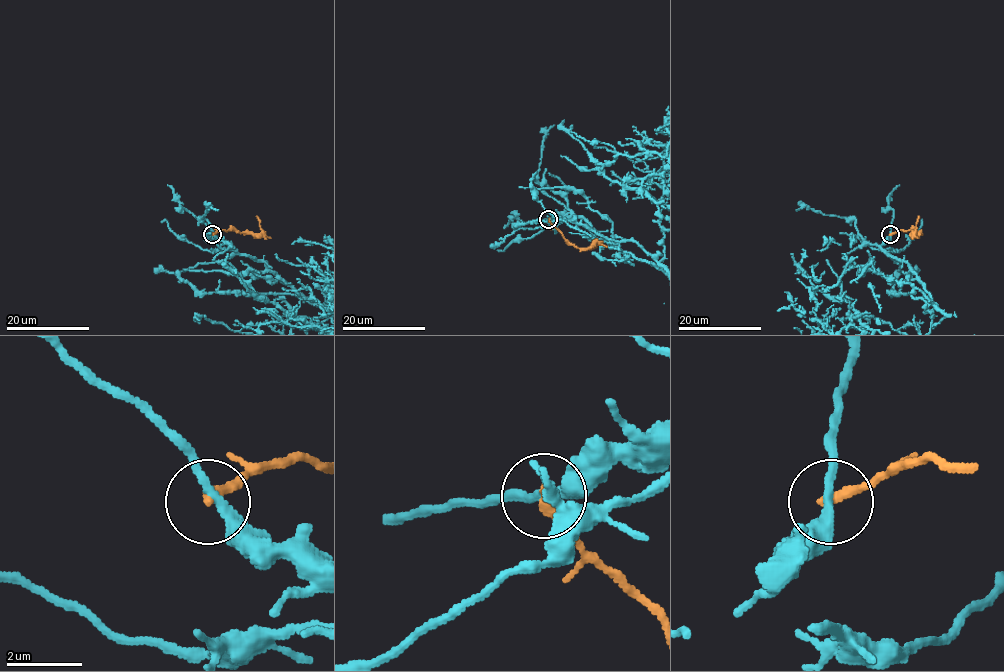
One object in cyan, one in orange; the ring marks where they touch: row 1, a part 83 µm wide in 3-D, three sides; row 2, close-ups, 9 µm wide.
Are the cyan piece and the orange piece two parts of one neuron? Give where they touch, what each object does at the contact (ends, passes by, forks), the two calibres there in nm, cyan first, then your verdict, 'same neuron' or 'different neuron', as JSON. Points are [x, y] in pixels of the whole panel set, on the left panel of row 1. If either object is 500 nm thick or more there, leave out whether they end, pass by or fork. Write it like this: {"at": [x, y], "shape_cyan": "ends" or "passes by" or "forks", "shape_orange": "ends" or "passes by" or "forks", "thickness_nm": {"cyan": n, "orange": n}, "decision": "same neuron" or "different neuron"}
{"at": [212, 234], "shape_cyan": "passes by", "shape_orange": "ends", "thickness_nm": {"cyan": 280, "orange": 280}, "decision": "different neuron"}

